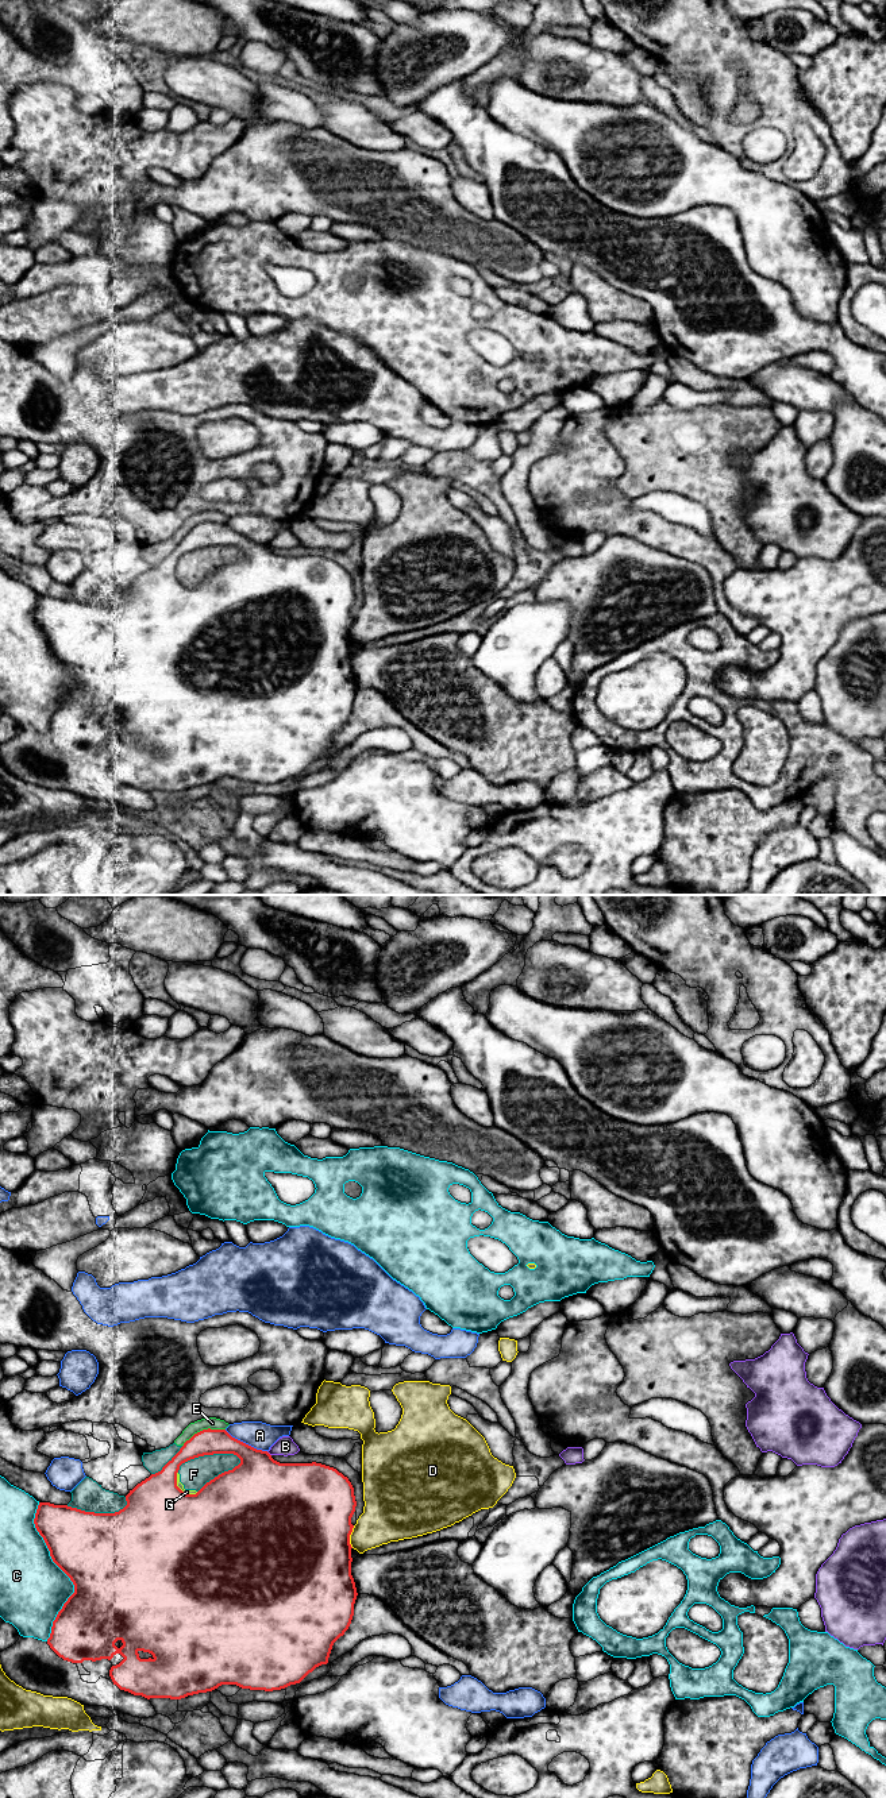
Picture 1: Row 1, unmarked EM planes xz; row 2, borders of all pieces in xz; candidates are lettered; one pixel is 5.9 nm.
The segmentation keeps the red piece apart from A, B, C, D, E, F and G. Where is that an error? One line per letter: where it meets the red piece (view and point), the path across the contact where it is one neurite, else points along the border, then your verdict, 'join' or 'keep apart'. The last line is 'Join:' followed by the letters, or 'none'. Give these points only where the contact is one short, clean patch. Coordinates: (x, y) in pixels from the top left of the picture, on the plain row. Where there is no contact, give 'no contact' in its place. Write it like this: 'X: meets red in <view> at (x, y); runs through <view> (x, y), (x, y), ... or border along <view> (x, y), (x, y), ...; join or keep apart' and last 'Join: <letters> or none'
A: meets red in xz at (245, 536); keep apart
B: meets red in xz at (269, 547); keep apart
C: meets red in xz at (62, 663); keep apart
D: meets red in xz at (349, 629); keep apart
E: meets red in xz at (203, 523); border along xz (224, 521), (203, 521), (195, 525), (183, 539); keep apart
F: meets red in xz at (207, 547); keep apart
G: meets red in xz at (178, 581); border along xz (177, 564), (177, 578), (185, 586), (195, 587); keep apart
Join: none

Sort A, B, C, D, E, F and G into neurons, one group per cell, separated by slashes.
A / B / C / D / E F G

